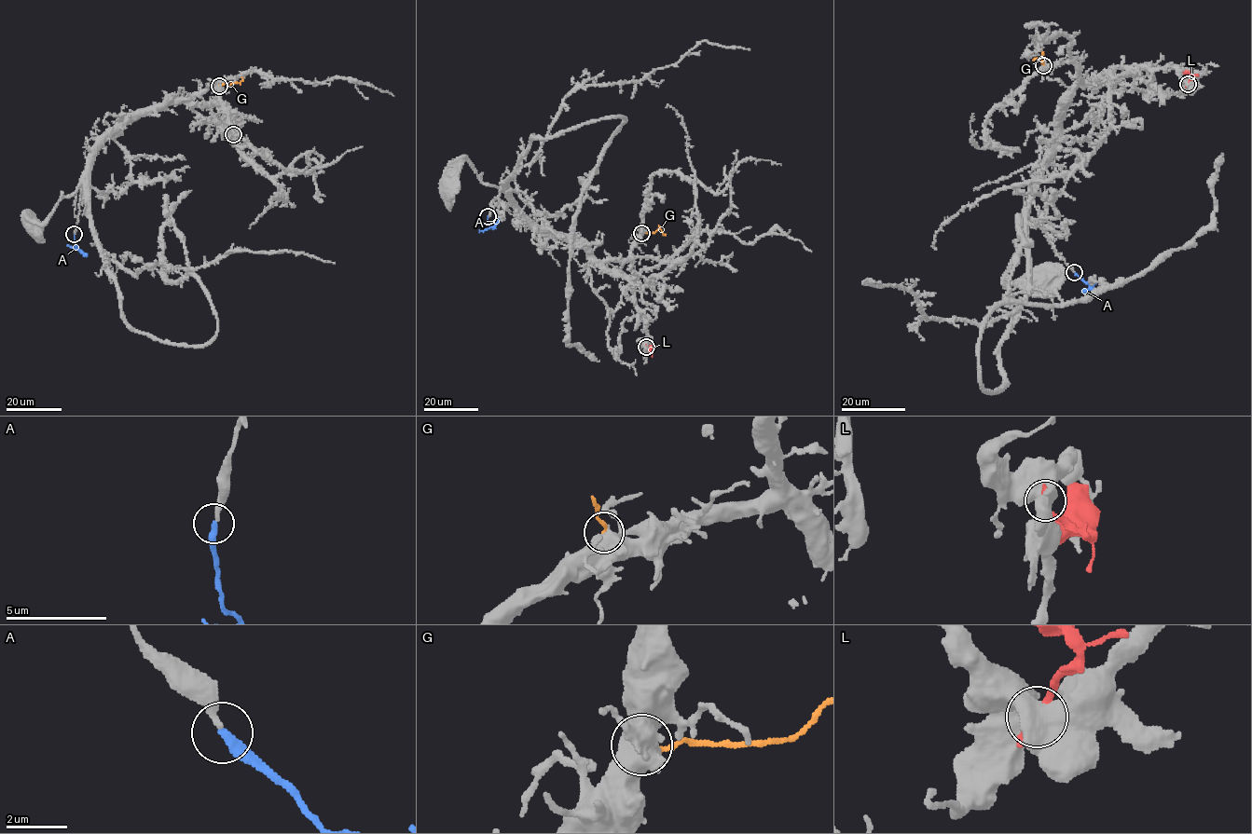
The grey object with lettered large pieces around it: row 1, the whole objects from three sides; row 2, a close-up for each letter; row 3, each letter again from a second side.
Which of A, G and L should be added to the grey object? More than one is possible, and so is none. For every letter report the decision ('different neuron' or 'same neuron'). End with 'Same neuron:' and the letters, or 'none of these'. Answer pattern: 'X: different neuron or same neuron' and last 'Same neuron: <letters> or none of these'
A: different neuron
G: different neuron
L: different neuron
Same neuron: none of these

